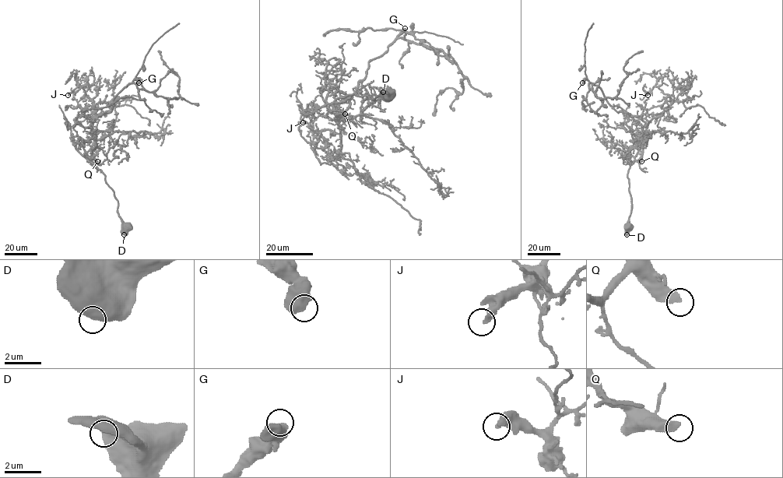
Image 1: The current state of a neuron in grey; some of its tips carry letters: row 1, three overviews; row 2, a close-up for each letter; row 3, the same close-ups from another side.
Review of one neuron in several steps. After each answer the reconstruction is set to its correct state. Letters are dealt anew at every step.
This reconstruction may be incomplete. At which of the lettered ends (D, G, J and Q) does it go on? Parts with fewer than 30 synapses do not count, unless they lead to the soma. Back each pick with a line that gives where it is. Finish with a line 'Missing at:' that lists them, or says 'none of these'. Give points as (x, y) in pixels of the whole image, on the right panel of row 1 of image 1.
Q: place (641, 161)
Missing at: Q

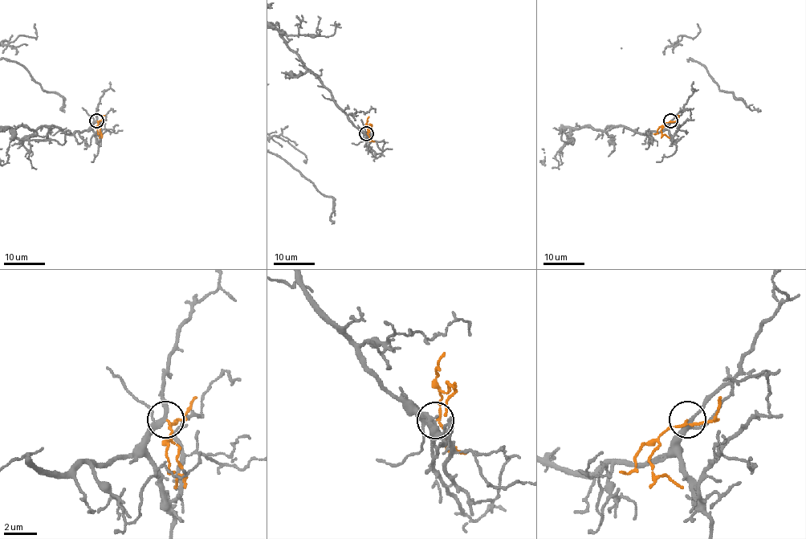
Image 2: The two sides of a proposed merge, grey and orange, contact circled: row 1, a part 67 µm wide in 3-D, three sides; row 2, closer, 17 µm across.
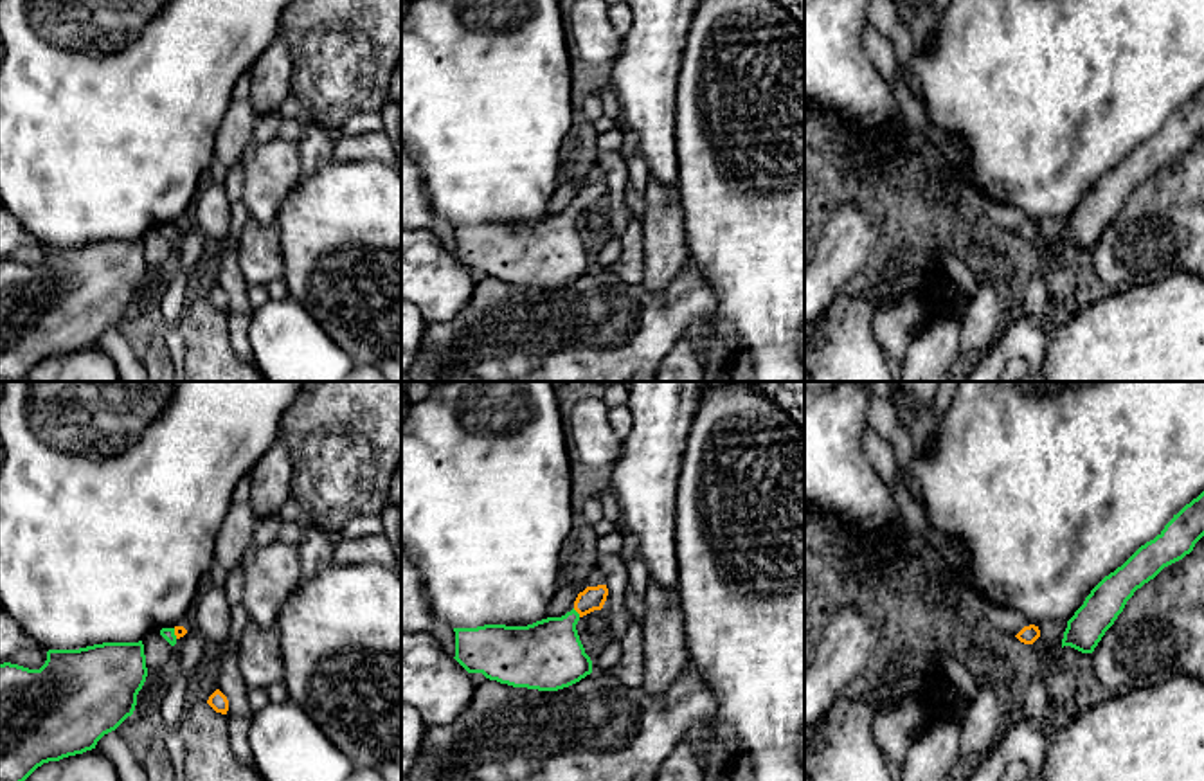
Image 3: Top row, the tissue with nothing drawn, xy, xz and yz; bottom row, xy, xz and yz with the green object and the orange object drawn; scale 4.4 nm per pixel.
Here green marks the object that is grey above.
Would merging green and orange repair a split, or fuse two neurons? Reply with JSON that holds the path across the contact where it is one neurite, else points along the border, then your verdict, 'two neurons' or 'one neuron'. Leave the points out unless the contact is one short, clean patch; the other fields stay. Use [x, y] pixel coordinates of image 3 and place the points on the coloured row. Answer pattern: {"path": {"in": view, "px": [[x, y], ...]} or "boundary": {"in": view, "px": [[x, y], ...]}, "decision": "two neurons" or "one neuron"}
{"path": {"in": "xz", "px": [[548, 655], [555, 639], [576, 612], [593, 598]]}, "decision": "one neuron"}

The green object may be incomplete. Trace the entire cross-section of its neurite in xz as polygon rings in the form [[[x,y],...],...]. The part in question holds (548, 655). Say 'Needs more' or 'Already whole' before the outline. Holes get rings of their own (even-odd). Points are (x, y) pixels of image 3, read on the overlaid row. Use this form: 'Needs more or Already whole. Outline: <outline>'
Needs more. Outline: [[[606,585],[587,587],[578,594],[571,612],[527,626],[454,628],[454,659],[468,673],[482,673],[513,687],[538,691],[569,687],[592,673],[592,660],[585,653],[576,624],[583,615],[601,610],[606,596]]]

